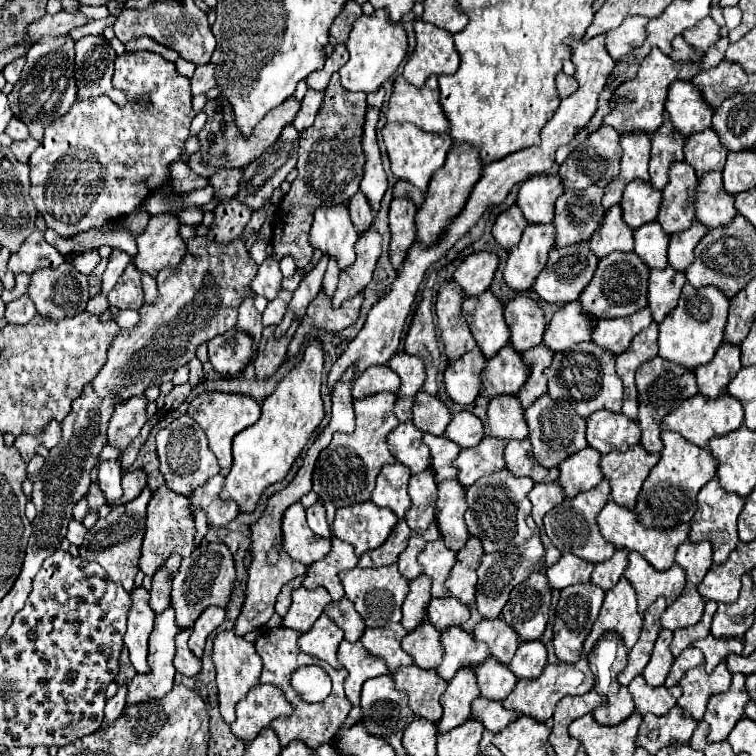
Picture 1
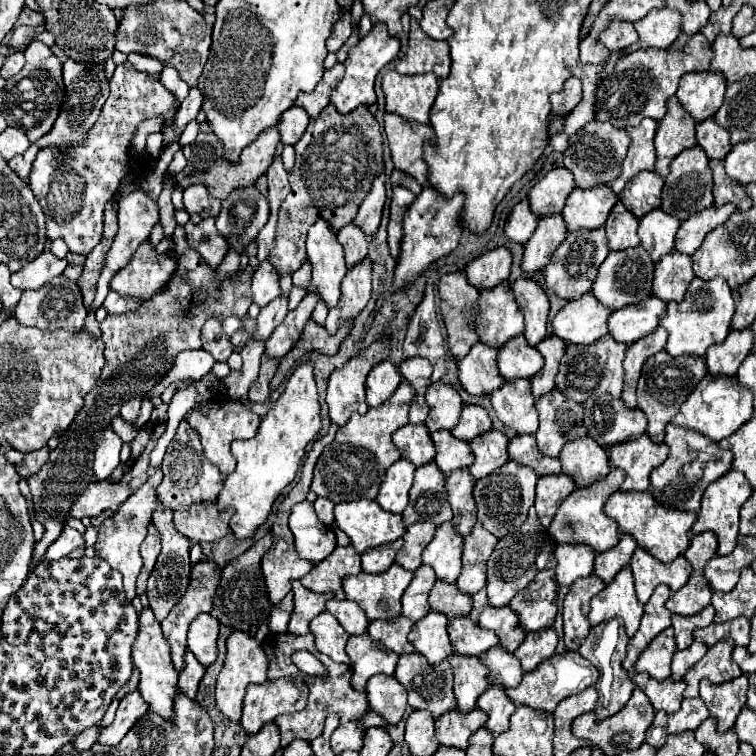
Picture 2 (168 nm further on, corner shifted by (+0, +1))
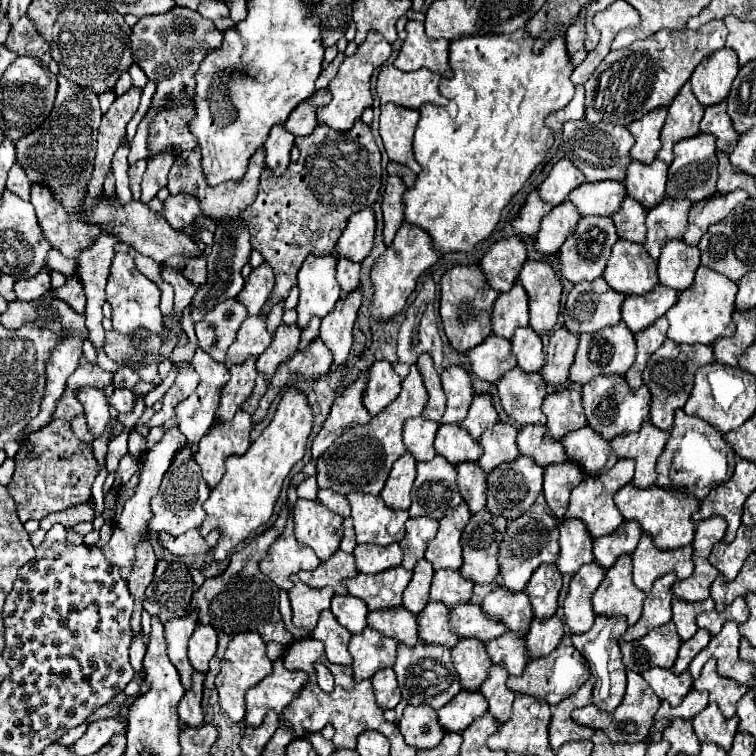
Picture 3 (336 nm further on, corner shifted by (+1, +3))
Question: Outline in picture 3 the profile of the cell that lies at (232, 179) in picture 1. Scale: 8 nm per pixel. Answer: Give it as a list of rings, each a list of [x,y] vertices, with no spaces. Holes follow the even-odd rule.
[[[176,194],[176,196],[170,196],[166,202],[164,202],[164,212],[162,216],[168,220],[168,224],[174,228],[174,230],[182,230],[186,228],[188,224],[194,222],[196,216],[202,214],[202,208],[200,208],[200,202],[196,196],[192,194]]]

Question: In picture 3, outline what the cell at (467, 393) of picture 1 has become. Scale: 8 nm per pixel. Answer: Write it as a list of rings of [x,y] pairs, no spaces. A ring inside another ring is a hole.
[[[488,336],[484,342],[468,350],[470,370],[490,384],[496,384],[508,370],[512,370],[514,354],[510,352],[510,342],[498,336]]]

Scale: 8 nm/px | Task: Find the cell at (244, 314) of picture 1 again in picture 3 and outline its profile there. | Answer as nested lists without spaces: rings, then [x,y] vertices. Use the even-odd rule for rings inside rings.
[[[248,358],[244,364],[230,368],[230,376],[230,382],[222,388],[222,400],[216,416],[220,420],[230,420],[240,404],[252,394],[256,380],[256,358]]]

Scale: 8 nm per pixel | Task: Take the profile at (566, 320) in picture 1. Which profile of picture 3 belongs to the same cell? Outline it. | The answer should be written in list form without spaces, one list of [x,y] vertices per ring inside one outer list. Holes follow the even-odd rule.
[[[602,278],[576,284],[564,304],[564,328],[572,334],[598,332],[620,322],[620,304],[626,296],[614,292]]]

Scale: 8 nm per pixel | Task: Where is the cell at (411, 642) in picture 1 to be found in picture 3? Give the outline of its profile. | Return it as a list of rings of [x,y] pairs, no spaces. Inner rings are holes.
[[[428,602],[418,614],[418,638],[424,644],[438,644],[444,648],[454,648],[460,640],[448,626],[448,608],[440,602]]]

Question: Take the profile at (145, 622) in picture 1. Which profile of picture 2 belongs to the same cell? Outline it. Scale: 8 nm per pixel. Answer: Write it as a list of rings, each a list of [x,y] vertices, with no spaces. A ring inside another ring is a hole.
[[[145,608],[139,616],[139,634],[137,634],[135,644],[133,644],[133,662],[135,662],[135,668],[141,672],[139,692],[141,692],[143,700],[149,704],[147,712],[159,714],[163,720],[171,720],[173,718],[173,702],[175,702],[175,694],[177,694],[177,676],[179,674],[173,668],[171,650],[167,646],[167,640],[163,638],[161,624],[155,620],[155,616],[149,608]]]

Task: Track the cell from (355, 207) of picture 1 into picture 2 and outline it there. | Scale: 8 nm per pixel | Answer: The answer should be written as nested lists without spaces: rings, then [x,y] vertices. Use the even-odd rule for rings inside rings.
[[[347,224],[339,234],[339,244],[343,246],[343,252],[345,252],[345,262],[347,262],[347,268],[359,264],[363,258],[367,258],[367,236],[363,234],[361,228],[357,228],[355,224]]]

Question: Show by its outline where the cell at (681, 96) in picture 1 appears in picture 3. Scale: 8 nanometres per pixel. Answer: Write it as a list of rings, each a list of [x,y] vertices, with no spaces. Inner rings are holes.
[[[722,48],[702,60],[696,66],[696,72],[690,76],[690,86],[696,100],[702,106],[714,106],[722,102],[738,74],[738,56],[728,48]]]

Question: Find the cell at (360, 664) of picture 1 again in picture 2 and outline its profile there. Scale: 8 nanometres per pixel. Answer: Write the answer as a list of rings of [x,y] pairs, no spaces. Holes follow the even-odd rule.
[[[367,632],[349,638],[347,654],[353,664],[351,686],[359,692],[365,690],[367,680],[371,676],[393,674],[395,666],[397,666],[397,658],[399,658],[395,652],[385,650],[375,640],[371,640],[371,636]]]

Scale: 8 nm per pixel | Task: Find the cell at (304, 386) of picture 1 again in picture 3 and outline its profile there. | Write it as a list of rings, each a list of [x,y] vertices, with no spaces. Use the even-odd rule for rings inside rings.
[[[288,388],[274,412],[274,418],[252,442],[248,452],[242,456],[230,456],[226,460],[226,474],[220,484],[210,492],[210,498],[204,504],[206,520],[200,526],[202,536],[206,536],[212,528],[220,528],[220,538],[214,548],[216,560],[224,560],[230,550],[234,550],[254,530],[270,520],[284,478],[304,456],[306,442],[312,432],[312,422],[314,416],[306,402],[306,396],[298,388]]]

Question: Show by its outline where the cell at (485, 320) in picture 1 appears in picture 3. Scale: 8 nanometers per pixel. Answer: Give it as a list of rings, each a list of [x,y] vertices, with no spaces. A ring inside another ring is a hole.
[[[514,284],[512,290],[498,294],[492,308],[492,334],[504,340],[512,340],[518,326],[528,326],[528,300],[522,284]]]

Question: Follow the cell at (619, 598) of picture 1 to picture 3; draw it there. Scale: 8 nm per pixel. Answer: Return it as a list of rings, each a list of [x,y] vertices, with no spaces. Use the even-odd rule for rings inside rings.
[[[620,556],[606,572],[606,578],[592,596],[596,616],[624,616],[628,626],[634,626],[642,616],[642,600],[646,598],[632,582],[632,558]]]

